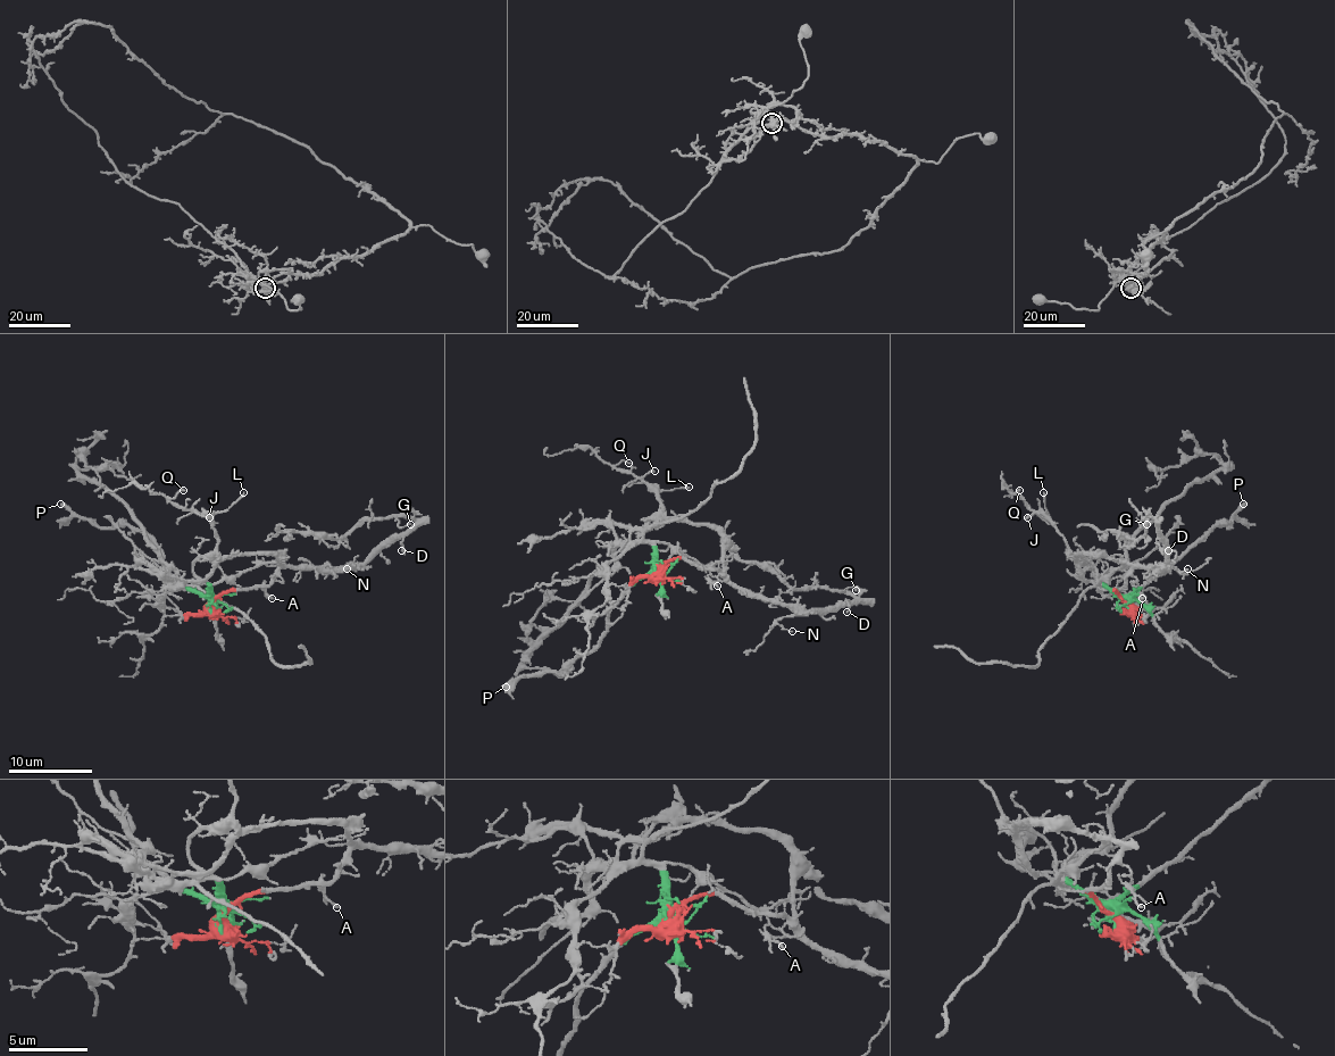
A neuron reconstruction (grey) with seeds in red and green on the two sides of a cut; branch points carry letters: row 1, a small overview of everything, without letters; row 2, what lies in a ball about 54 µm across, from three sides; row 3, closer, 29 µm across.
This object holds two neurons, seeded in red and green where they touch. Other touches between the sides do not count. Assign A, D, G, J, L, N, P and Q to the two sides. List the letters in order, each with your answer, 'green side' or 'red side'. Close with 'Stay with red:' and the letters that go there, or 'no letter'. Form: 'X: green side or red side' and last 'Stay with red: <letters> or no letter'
A: red side
D: red side
G: red side
J: green side
L: green side
N: red side
P: green side
Q: green side
Stay with red: A, D, G, N

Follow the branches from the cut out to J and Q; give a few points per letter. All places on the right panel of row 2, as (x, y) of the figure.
J: (1128, 605), (1104, 587), (1091, 563), (1074, 555), (1052, 523), (1035, 513), (1027, 517)
Q: (1128, 605), (1104, 587), (1091, 563), (1069, 550), (1048, 517), (1035, 513), (1017, 491), (1019, 490)

